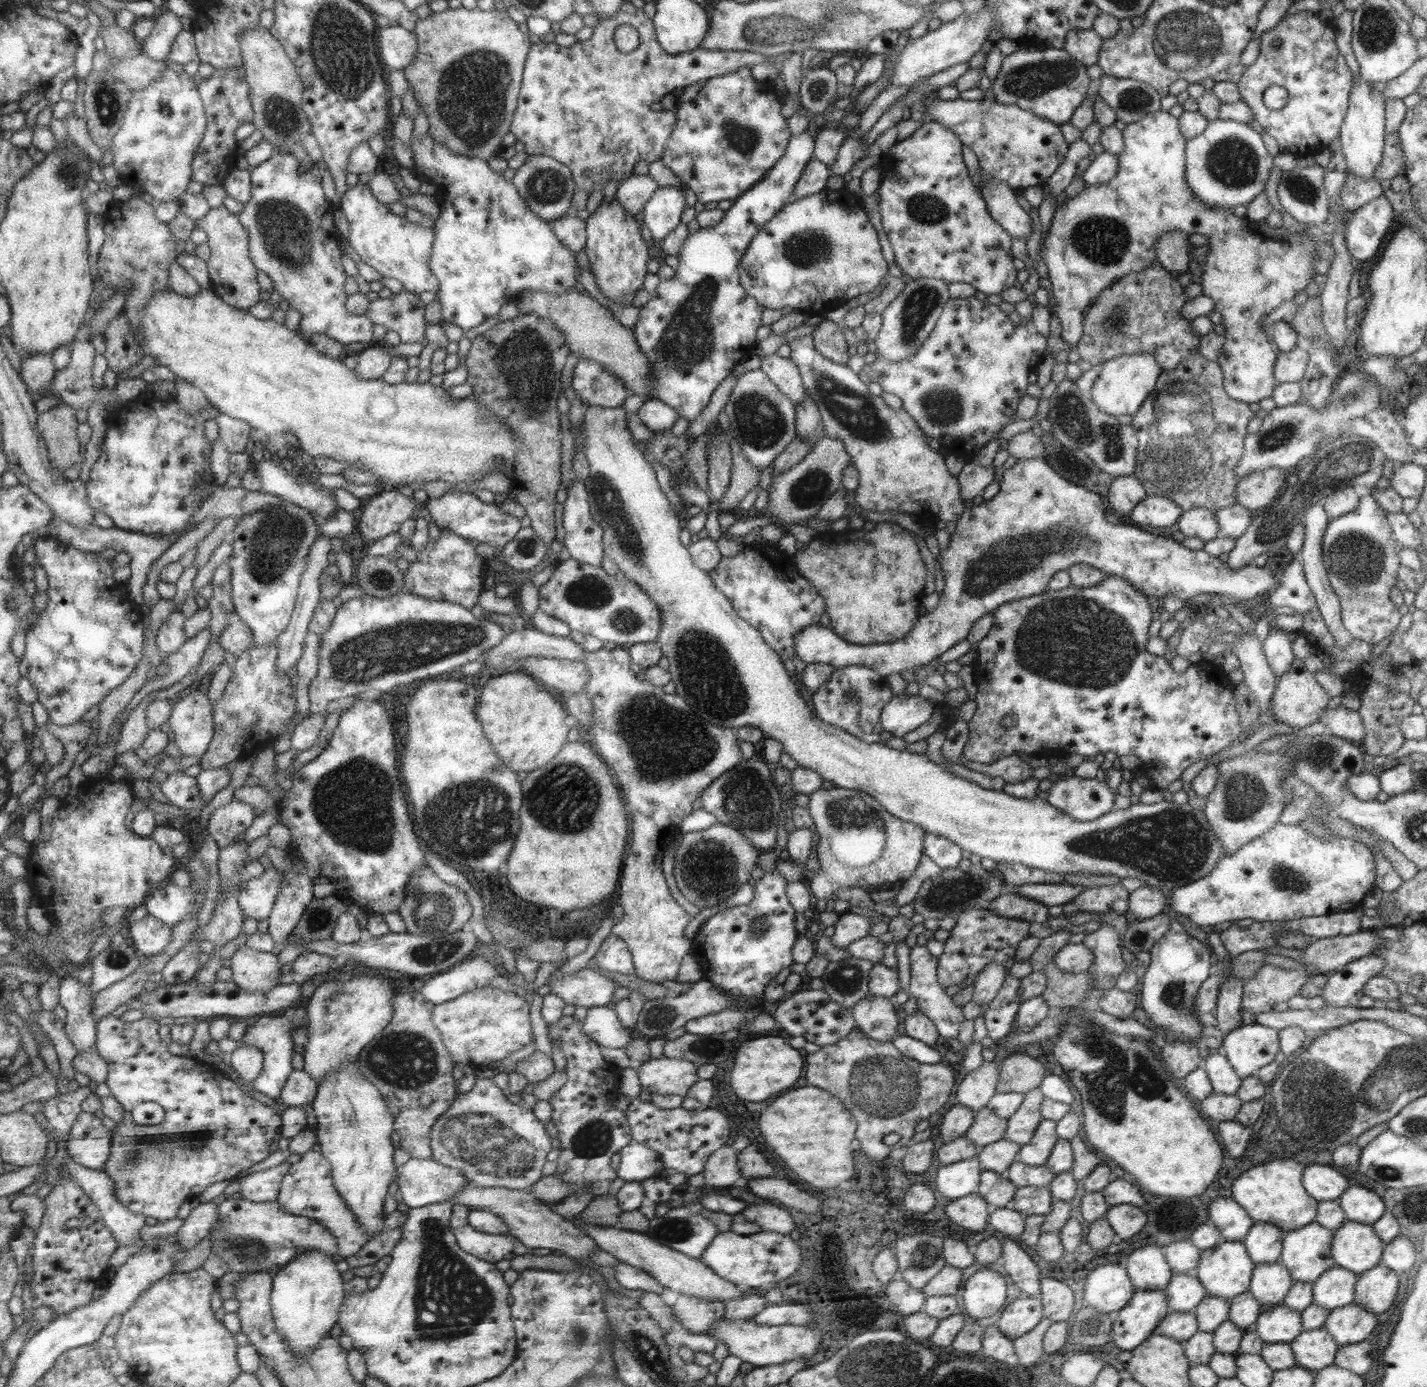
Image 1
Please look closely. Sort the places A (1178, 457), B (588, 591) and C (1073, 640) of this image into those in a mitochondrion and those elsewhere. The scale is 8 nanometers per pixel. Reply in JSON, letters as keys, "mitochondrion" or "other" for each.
{"A":"mitochondrion","B":"mitochondrion","C":"mitochondrion"}

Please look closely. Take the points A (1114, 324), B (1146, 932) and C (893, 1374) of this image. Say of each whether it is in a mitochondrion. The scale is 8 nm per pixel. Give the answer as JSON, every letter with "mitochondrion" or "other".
{"A":"mitochondrion","B":"other","C":"mitochondrion"}

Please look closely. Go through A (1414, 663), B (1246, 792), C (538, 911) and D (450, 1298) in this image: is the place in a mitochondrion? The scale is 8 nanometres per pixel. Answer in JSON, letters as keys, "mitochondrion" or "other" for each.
{"A":"other","B":"mitochondrion","C":"other","D":"mitochondrion"}

